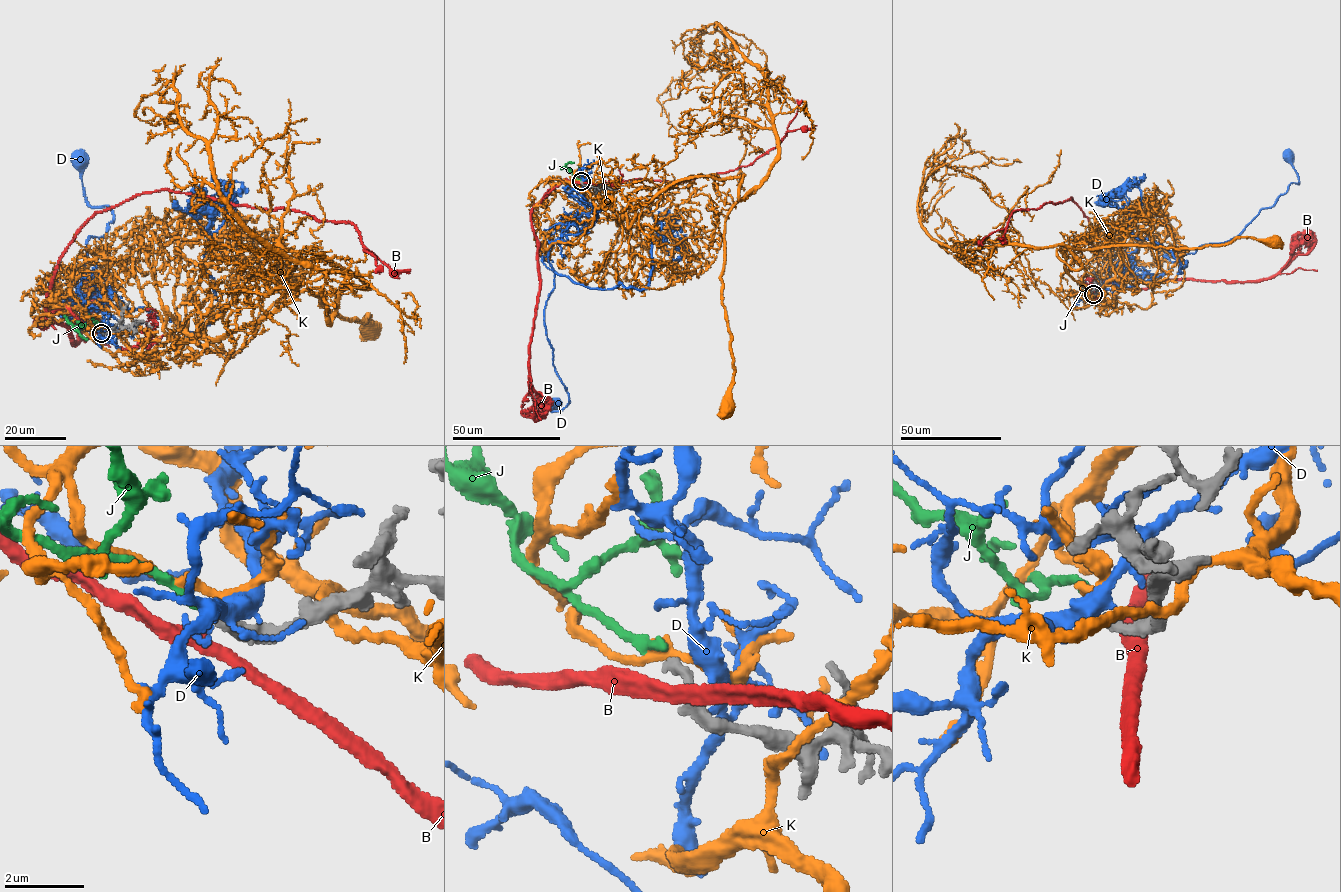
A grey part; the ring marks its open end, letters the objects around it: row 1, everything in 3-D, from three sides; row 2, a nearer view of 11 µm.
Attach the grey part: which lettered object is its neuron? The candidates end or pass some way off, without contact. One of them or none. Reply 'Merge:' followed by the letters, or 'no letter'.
Merge: J

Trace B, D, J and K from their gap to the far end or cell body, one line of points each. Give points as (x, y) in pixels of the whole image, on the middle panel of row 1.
B: (581, 182), (563, 179), (543, 197), (563, 182), (684, 182), (752, 165), (781, 141), (800, 104)
D: (582, 181), (584, 201), (548, 256), (554, 280), (544, 325), (569, 402), (552, 411), (554, 403)
J: (581, 180), (566, 166), (574, 163)
K: (581, 181), (628, 227), (635, 206), (679, 181), (743, 175), (740, 198), (754, 191), (725, 221), (726, 410)

